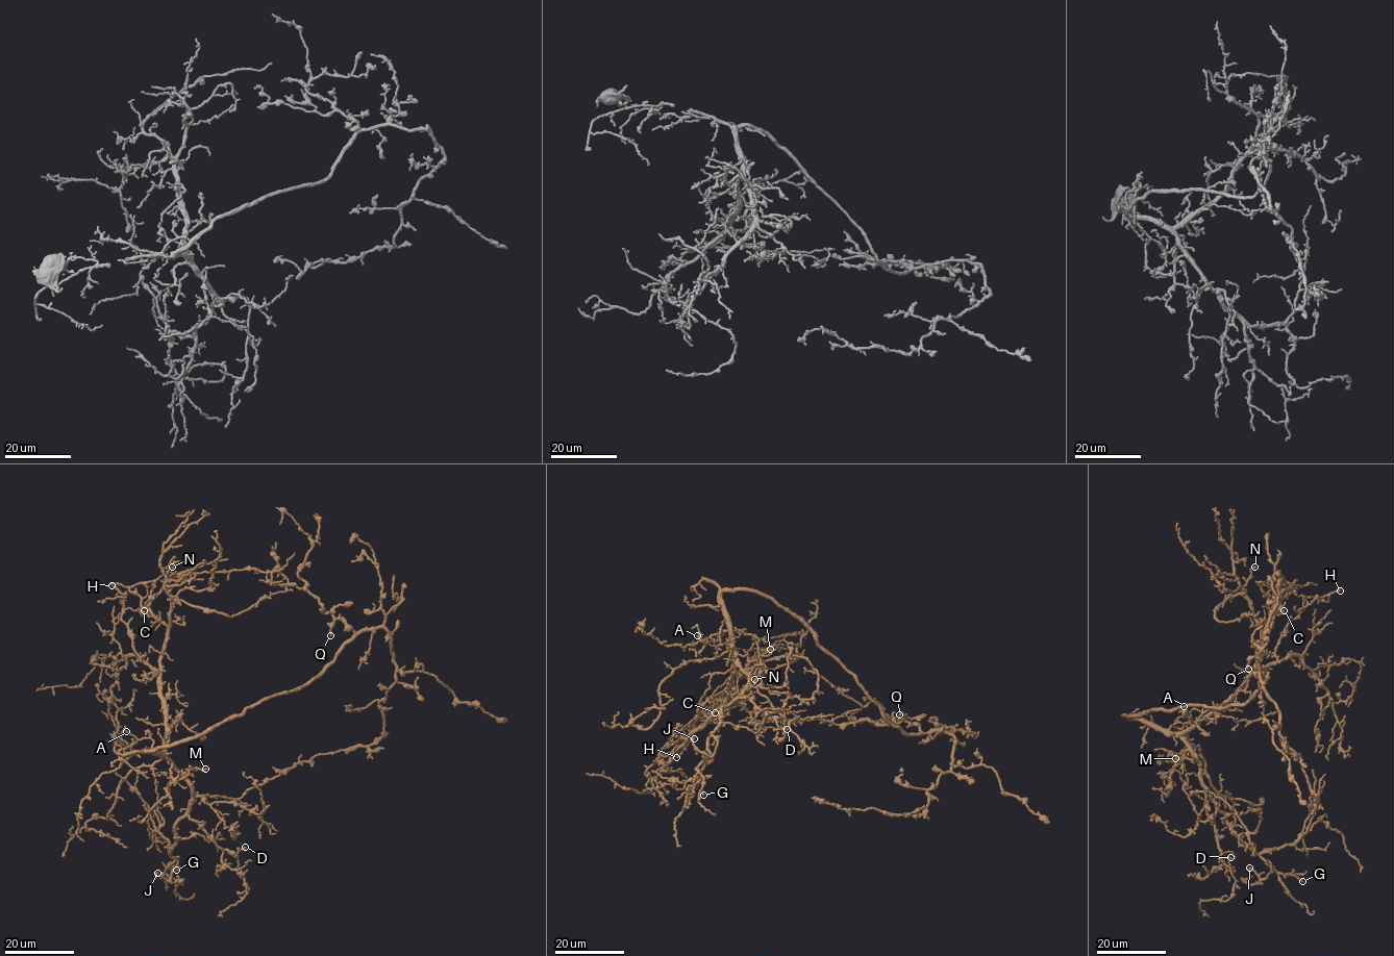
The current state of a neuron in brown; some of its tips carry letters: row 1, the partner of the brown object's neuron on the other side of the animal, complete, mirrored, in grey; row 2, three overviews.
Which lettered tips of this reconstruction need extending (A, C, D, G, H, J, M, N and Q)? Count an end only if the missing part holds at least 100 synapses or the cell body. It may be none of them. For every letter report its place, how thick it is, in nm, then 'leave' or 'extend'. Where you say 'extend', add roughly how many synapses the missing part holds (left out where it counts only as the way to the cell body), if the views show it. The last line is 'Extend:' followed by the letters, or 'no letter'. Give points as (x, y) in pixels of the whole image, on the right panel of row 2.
A: place (1184, 706); calibre 130 nm; leave
C: place (1284, 610); calibre 120 nm; leave
D: place (1230, 857); calibre 150 nm; leave
G: place (1302, 881); calibre 120 nm; leave
H: place (1340, 590); calibre 180 nm; leave
J: place (1249, 868); calibre 160 nm; leave
M: place (1175, 758); calibre 160 nm; leave
N: place (1254, 567); calibre 190 nm; leave
Q: place (1248, 669); calibre 160 nm; leave
Extend: no letter

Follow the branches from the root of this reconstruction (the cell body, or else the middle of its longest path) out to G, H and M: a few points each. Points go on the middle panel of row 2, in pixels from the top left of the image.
G: (792, 614), (751, 590), (721, 593), (729, 644), (748, 678), (708, 738), (711, 754), (698, 766), (703, 795)
H: (792, 614), (751, 590), (721, 593), (732, 682), (721, 705), (689, 723), (693, 738), (676, 757)
M: (792, 614), (751, 590), (721, 593), (729, 644), (742, 669), (758, 664), (760, 656), (767, 655), (770, 649)

